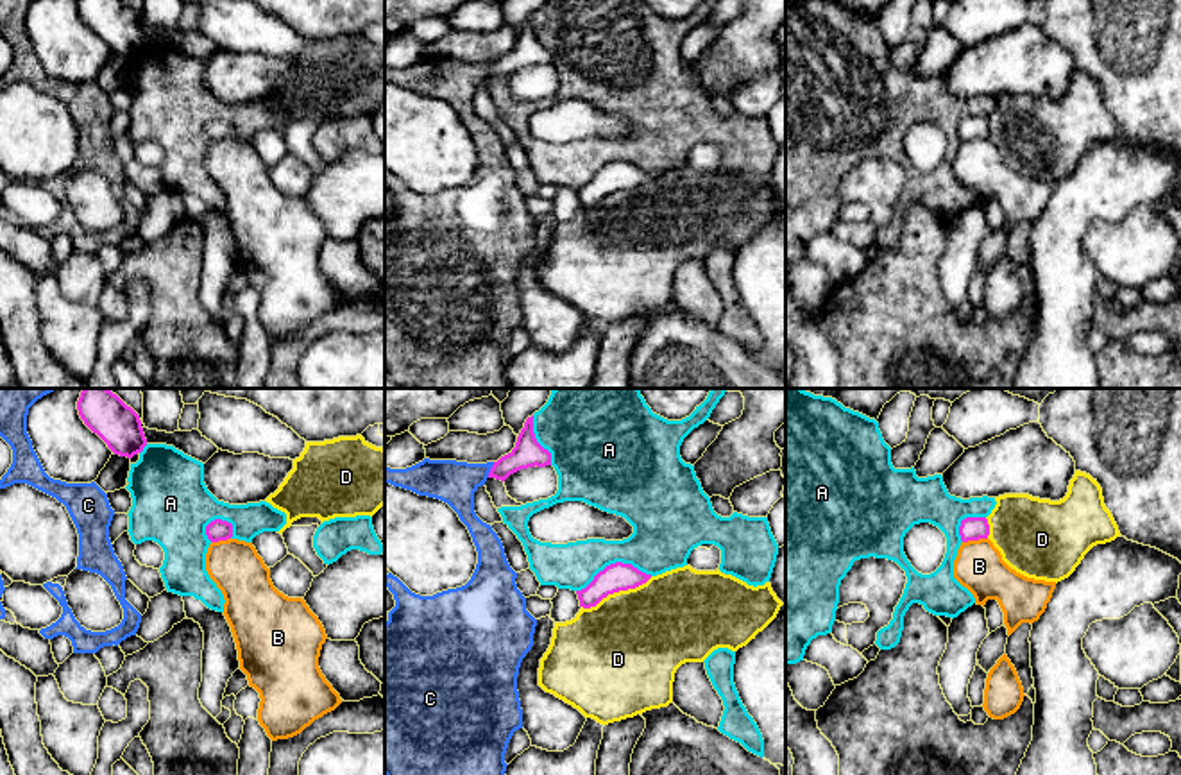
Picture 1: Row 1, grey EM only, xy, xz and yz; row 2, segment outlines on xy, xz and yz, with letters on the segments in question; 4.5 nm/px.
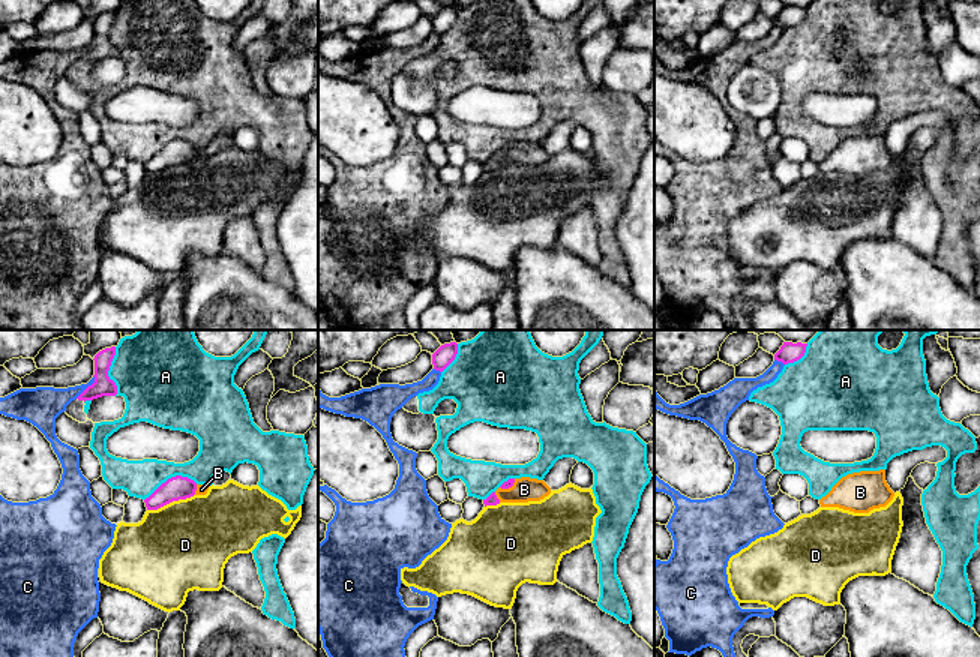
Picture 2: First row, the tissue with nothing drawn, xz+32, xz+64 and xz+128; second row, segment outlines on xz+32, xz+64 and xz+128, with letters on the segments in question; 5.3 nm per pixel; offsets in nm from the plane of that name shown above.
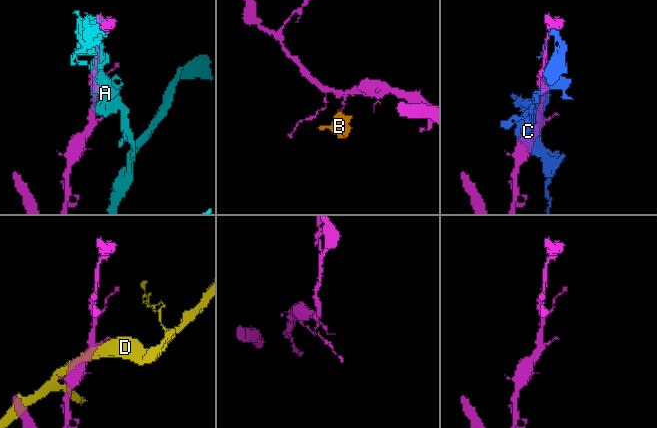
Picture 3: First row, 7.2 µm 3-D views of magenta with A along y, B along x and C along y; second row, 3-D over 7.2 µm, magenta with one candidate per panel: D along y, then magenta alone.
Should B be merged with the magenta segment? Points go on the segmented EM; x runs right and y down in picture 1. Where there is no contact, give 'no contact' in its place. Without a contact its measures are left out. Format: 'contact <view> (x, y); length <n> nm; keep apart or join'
contact yz (974, 539); length 110 nm; keep apart

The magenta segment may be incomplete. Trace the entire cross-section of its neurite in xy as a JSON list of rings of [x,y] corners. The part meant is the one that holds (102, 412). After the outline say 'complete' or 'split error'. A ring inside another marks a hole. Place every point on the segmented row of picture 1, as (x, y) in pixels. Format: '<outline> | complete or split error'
[[[84,388],[77,410],[115,455],[132,458],[147,446],[140,415],[109,388]]] | complete

